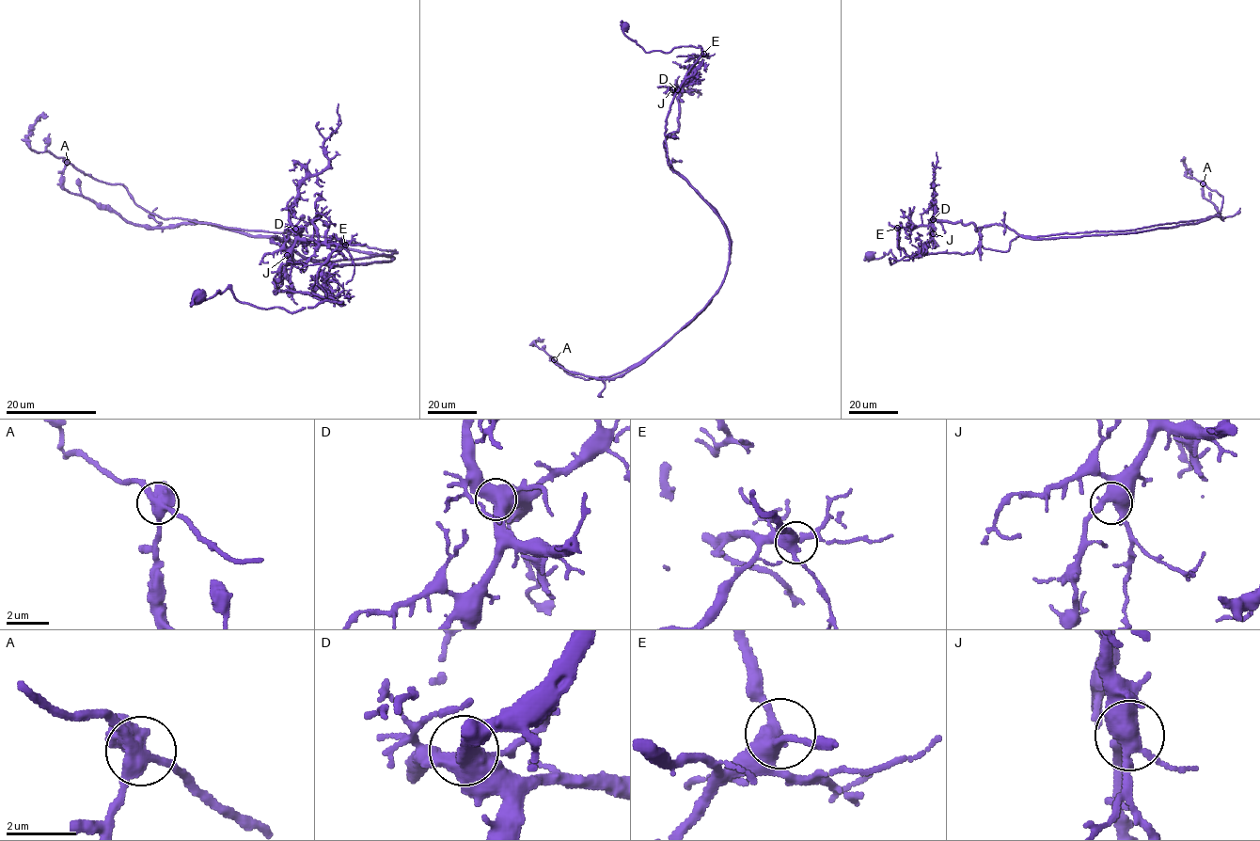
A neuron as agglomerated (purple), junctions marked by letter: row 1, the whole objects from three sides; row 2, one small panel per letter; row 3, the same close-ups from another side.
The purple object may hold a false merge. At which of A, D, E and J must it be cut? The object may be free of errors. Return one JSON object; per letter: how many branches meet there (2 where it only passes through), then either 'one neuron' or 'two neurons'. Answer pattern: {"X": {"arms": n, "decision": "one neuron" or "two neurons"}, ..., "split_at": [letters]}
{"A": {"arms": 4, "decision": "two neurons"}, "D": {"arms": 4, "decision": "one neuron"}, "E": {"arms": 4, "decision": "one neuron"}, "J": {"arms": 4, "decision": "one neuron"}, "split_at": ["A"]}

